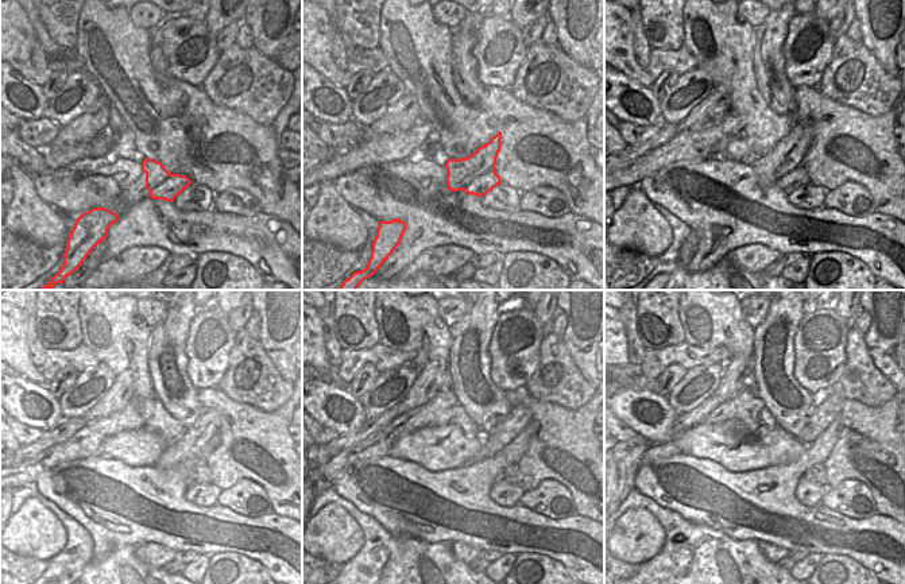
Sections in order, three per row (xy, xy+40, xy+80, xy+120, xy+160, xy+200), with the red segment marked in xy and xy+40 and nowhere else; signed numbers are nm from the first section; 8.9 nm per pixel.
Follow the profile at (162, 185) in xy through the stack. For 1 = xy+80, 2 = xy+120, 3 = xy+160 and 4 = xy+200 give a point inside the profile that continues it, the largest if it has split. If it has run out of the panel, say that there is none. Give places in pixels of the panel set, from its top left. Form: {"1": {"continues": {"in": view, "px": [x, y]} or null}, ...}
{"1": {"continues": {"in": "xy+80", "px": [781, 166]}}, "2": {"continues": {"in": "xy+120", "px": [196, 437]}}, "3": {"continues": {"in": "xy+160", "px": [505, 432]}}, "4": {"continues": {"in": "xy+200", "px": [830, 405]}}}

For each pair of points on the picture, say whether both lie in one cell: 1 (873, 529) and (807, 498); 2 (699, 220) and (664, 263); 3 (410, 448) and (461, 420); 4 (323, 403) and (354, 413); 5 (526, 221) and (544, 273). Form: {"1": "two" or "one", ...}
{"1": "two", "2": "two", "3": "two", "4": "one", "5": "two"}

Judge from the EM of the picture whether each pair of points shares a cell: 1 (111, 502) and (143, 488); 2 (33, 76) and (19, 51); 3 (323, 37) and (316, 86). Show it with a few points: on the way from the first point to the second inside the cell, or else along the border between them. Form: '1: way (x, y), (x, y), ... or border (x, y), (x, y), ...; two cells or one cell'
1: way (119, 502), (130, 502), (135, 497); one cell
2: way (27, 70), (19, 57); one cell
3: border (316, 69), (329, 81), (344, 88); two cells

